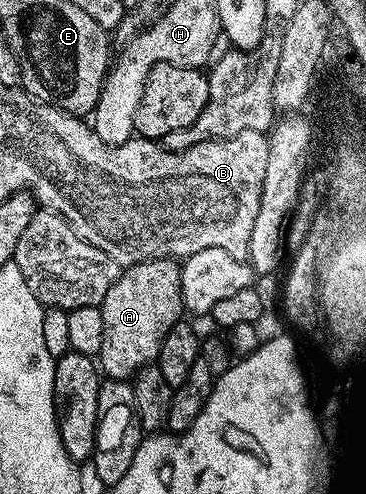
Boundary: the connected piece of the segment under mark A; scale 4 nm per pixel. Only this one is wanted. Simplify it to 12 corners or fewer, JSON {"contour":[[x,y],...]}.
{"contour":[[181,265],[125,267],[101,308],[101,373],[133,379],[183,317]]}

